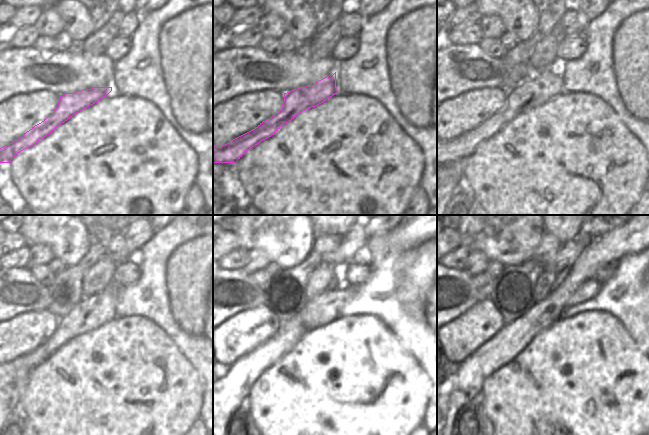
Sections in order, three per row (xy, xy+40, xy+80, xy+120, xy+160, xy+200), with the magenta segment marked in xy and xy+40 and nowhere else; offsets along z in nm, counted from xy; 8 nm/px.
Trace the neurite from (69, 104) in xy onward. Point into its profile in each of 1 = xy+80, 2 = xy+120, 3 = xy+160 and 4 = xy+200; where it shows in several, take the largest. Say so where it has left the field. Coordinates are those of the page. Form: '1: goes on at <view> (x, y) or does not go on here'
1: goes on at xy+80 (539, 87)
2: goes on at xy+120 (92, 312)
3: goes on at xy+160 (319, 311)
4: goes on at xy+200 (590, 288)

